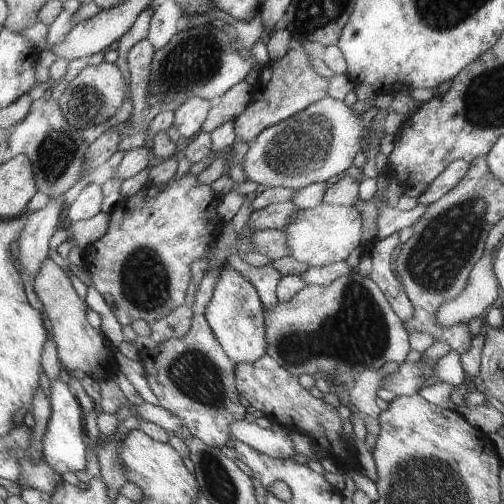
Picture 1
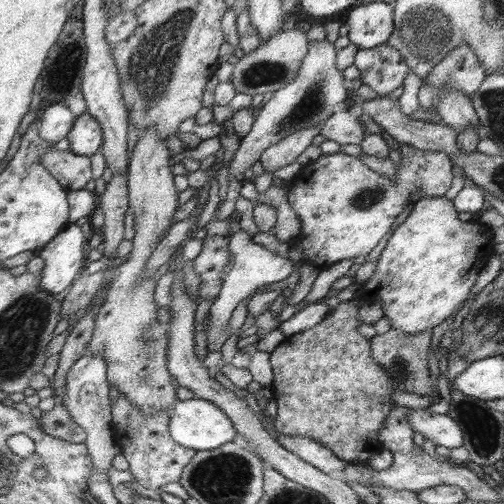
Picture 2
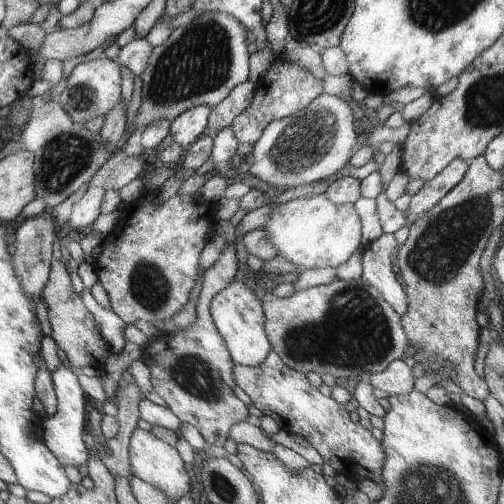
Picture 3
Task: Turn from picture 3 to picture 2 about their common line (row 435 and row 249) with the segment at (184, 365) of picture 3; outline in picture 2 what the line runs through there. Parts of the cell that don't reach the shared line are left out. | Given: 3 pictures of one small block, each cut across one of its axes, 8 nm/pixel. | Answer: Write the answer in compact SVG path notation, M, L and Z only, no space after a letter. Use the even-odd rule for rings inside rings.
M209 234L207 238L201 240L203 242L203 248L199 252L199 256L193 262L195 266L195 272L201 276L203 284L201 284L201 294L199 294L199 302L213 302L221 296L223 292L223 284L225 284L225 268L229 266L231 262L231 238L229 236L221 236L221 234Z

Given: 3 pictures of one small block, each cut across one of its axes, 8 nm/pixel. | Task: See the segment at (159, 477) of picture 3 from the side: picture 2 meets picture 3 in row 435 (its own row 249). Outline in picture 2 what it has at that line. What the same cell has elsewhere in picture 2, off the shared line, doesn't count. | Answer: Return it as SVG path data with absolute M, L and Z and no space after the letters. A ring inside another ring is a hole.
M155 124L145 128L141 134L133 134L131 146L131 166L129 166L129 190L131 190L131 210L137 214L137 238L135 250L131 252L127 264L117 268L113 284L109 286L103 308L97 316L97 328L89 352L105 350L105 360L109 362L109 382L115 384L129 400L133 400L145 414L153 414L161 408L173 410L179 400L179 384L169 372L169 348L167 332L169 326L161 324L157 318L155 304L155 280L141 278L141 272L153 252L161 246L161 234L169 228L179 206L179 192L175 188L177 176L171 172L171 152L165 140L159 138Z

